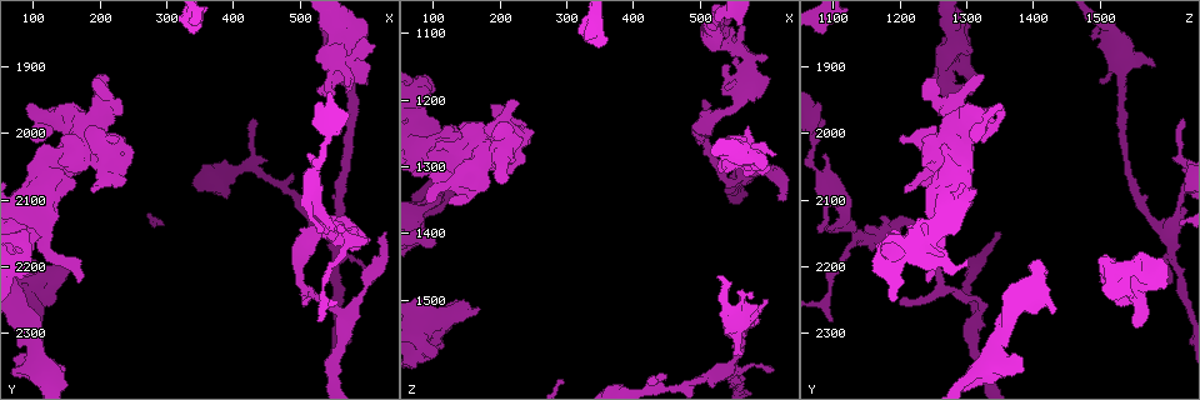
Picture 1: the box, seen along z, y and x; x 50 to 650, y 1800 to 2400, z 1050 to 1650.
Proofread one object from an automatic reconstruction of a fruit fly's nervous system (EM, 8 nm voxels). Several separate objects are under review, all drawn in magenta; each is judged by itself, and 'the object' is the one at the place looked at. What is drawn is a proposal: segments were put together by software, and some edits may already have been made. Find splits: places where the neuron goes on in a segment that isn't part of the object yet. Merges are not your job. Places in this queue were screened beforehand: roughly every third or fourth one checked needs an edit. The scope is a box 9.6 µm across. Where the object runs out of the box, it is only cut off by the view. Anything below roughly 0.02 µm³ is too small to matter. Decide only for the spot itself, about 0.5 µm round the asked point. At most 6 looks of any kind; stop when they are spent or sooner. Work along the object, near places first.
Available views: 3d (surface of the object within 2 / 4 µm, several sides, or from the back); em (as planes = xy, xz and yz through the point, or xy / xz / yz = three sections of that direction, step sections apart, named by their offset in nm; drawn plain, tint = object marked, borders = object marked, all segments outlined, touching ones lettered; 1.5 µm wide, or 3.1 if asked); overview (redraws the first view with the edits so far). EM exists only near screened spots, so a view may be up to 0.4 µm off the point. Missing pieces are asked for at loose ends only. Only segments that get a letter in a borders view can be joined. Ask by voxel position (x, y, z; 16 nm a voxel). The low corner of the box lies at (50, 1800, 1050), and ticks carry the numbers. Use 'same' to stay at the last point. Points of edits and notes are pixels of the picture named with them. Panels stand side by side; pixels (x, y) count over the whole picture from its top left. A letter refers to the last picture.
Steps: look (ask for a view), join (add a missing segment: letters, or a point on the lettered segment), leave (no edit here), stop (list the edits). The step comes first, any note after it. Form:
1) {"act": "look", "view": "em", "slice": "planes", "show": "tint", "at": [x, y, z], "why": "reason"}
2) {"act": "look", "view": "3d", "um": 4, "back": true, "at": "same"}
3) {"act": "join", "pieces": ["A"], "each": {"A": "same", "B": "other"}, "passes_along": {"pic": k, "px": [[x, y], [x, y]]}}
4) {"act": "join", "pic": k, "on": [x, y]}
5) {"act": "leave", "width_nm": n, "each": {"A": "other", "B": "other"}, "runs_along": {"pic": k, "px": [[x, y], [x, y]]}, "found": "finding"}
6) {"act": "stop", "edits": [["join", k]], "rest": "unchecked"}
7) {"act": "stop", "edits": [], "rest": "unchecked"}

{"act": "look", "view": "em", "slice": "yz", "step": 8, "show": "tint", "at": [575, 1840, 1495], "why": "an open end"}

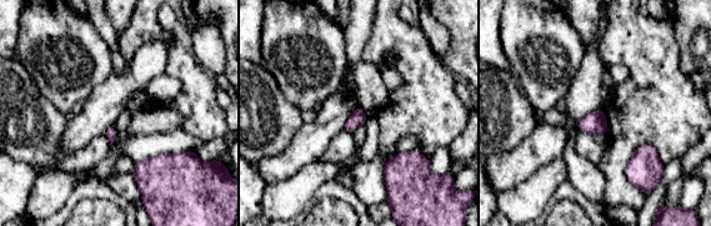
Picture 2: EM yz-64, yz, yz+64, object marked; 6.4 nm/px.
{"act": "look", "view": "em", "slice": "planes", "show": "borders", "at": "same", "why": "cut it another way"}

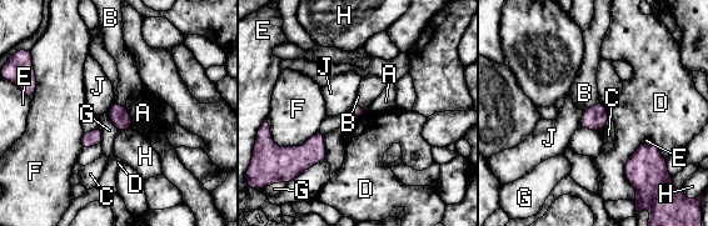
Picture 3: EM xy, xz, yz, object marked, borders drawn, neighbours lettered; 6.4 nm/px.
{"act": "leave", "each": {"A": "other", "B": "other", "C": "other", "D": "other", "E": "other", "F": "other", "G": "other", "H": "other", "J": "other"}, "border": {"pic": 3, "px": [[599, 101], [584, 111]]}, "found": "none of them fits"}

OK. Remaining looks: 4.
{"act": "look", "view": "3d", "um": 4, "at": [545, 2145, 1090], "why": "branch stops here"}

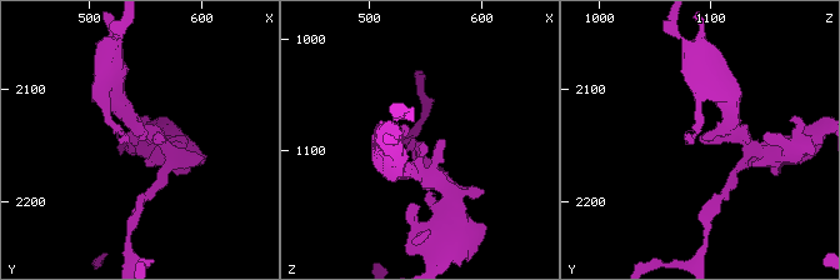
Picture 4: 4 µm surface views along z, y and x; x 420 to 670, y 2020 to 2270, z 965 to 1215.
{"act": "look", "view": "em", "slice": "planes", "show": "borders", "at": [546, 2144, 1088]}

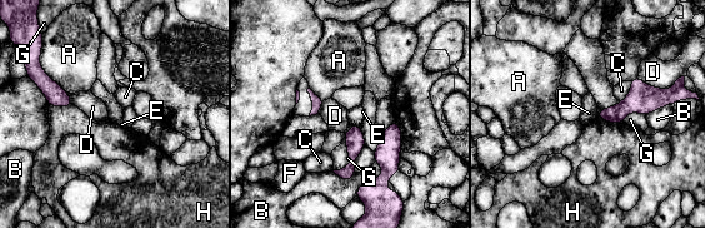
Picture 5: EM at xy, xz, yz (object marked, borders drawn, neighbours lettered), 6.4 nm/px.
{"act": "leave", "longest_contact_nm": ["A", 260], "each": {"A": "other", "B": "other", "C": "other", "D": "other", "E": "other", "F": "other", "G": "other", "H": "other"}, "found": "no lettered segment goes on from it"}

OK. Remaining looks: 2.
{"act": "look", "view": "em", "slice": "planes", "show": "plain", "at": [230, 2010, 1205], "why": "free end"}

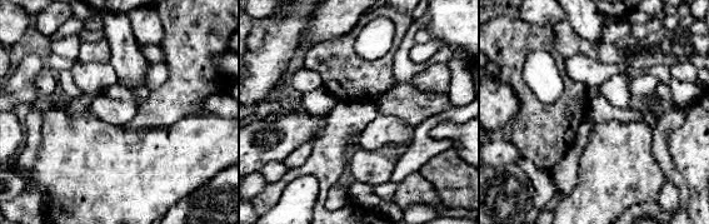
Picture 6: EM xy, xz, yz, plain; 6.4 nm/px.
{"act": "look", "view": "em", "slice": "planes", "show": "borders", "at": "same", "why": "see the neighbours"}

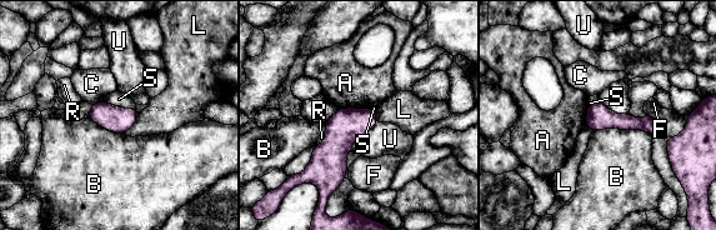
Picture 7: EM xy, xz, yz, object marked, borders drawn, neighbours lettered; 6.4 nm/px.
{"act": "leave", "width_nm": 170, "each": {"A": "other", "B": "other", "C": "other", "F": "other", "L": "other", "R": "other", "S": "other", "U": "other"}, "runs_along": {"pic": 7, "px": [[590, 109], [606, 119], [654, 126]]}, "found": "no lettered segment goes on from it"}

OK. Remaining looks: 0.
{"act": "stop", "edits": [], "rest": "unchecked"}

